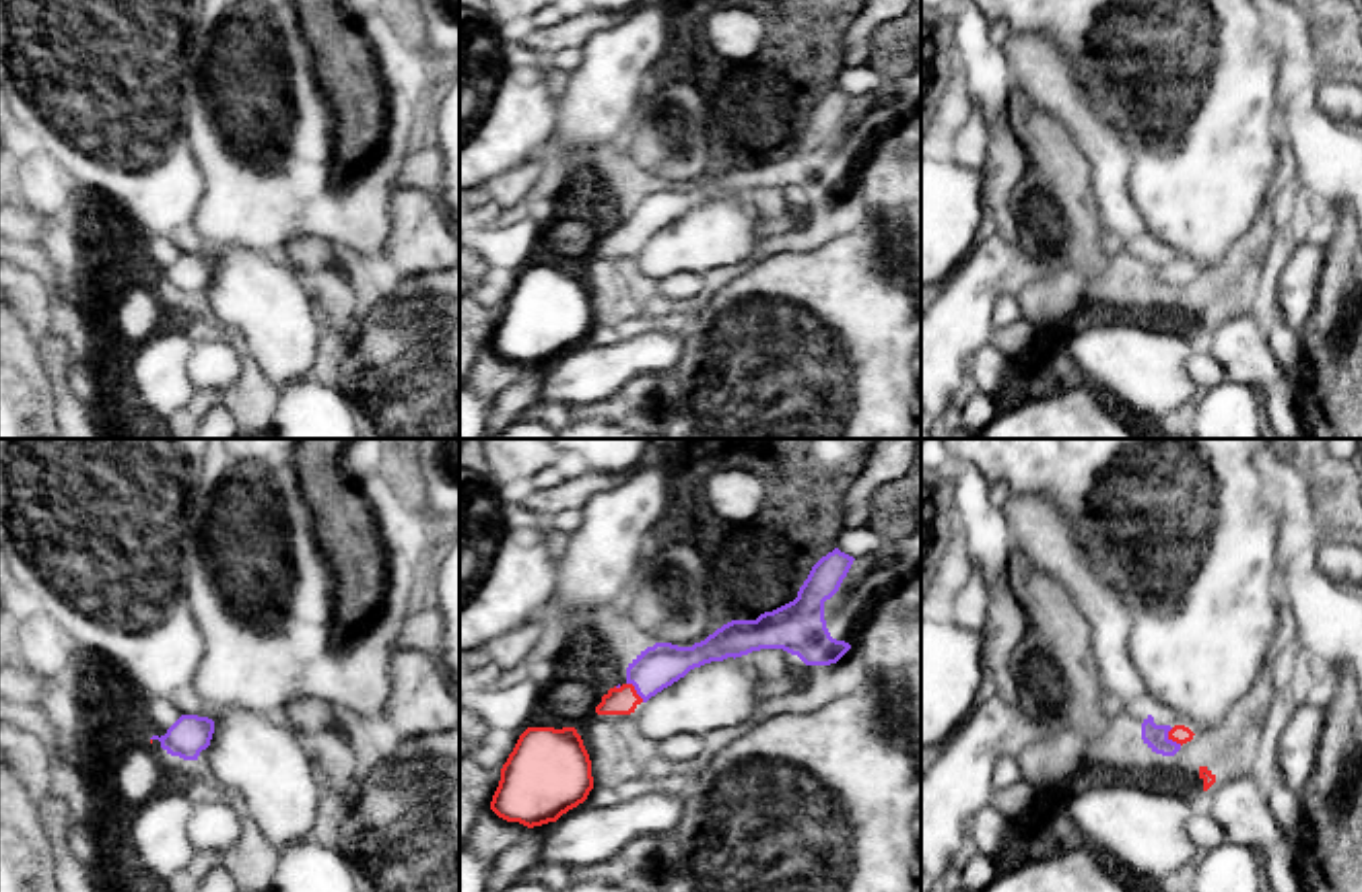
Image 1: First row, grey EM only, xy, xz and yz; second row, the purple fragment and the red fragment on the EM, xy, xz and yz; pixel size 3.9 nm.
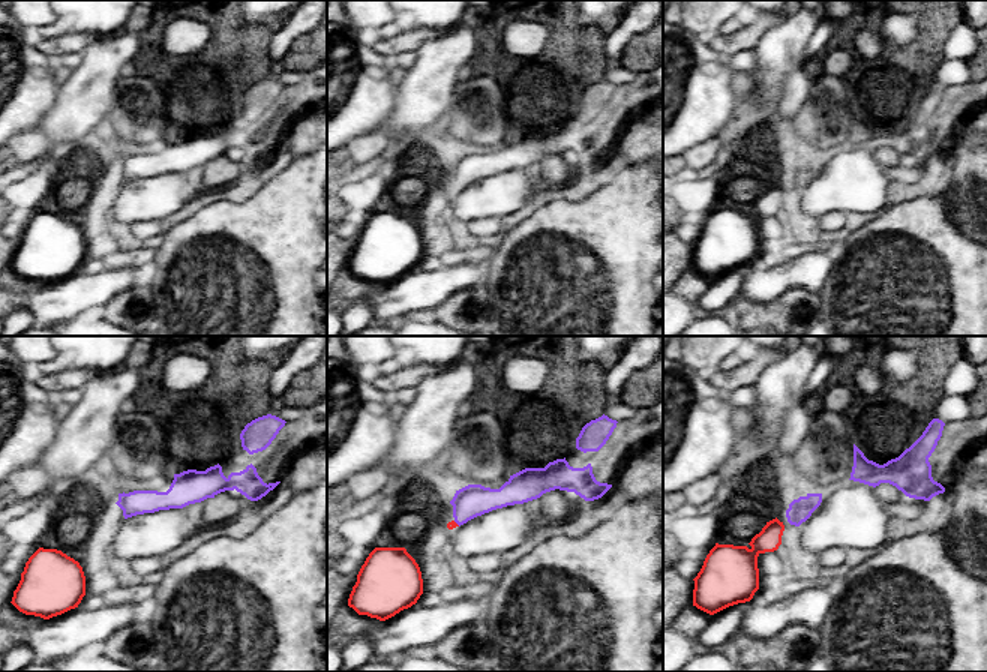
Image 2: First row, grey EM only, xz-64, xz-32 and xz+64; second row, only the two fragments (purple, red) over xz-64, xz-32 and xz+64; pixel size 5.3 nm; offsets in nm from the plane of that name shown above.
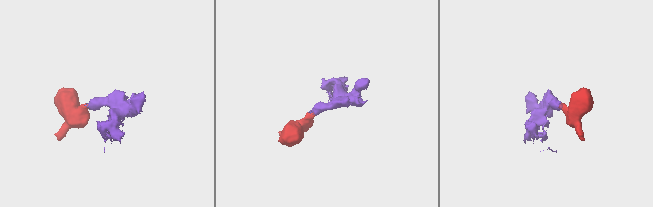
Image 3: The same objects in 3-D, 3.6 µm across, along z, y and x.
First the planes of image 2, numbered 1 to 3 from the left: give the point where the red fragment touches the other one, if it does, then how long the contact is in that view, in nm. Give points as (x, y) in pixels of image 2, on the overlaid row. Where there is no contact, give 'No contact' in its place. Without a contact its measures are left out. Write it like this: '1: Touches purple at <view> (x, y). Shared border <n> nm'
1: No contact
2: Touches purple at xz-32 (456, 522). Shared border 50 nm
3: No contact

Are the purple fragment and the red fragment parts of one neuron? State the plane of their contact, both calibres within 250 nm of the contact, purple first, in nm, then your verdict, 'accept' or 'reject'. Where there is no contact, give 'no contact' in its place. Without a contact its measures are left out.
contact in yz; calibres 100 and 70 nm; accept

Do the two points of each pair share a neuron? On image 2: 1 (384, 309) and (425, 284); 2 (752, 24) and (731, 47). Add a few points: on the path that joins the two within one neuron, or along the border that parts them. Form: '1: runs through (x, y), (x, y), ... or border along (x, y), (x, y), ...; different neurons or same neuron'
1: runs through (395, 299), (414, 291); same neuron
2: runs through (747, 30), (737, 41); same neuron

